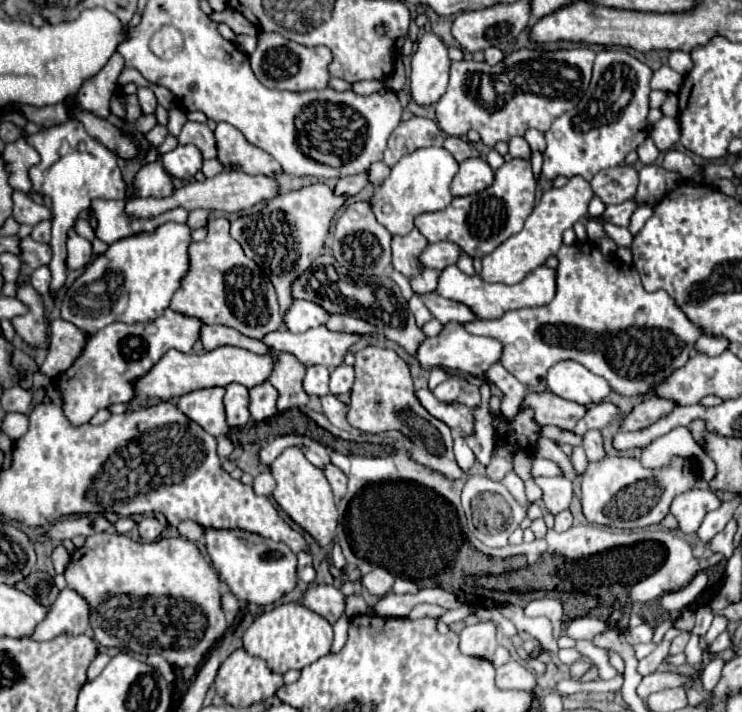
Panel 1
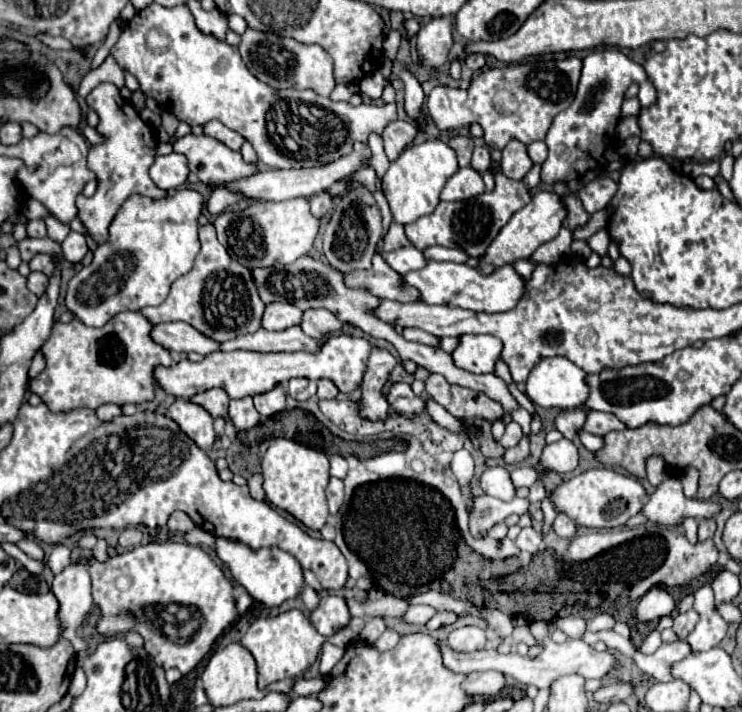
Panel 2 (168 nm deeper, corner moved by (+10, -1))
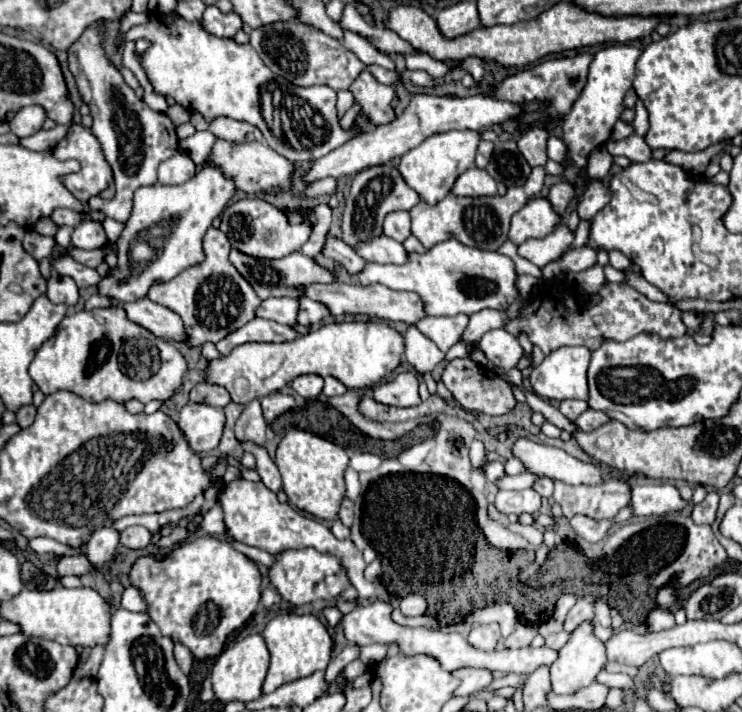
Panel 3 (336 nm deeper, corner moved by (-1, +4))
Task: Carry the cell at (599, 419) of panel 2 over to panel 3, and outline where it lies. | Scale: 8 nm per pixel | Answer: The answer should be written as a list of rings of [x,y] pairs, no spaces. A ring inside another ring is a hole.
[[[586,410],[584,414],[580,414],[580,416],[574,420],[574,424],[576,424],[576,428],[578,428],[578,430],[582,430],[582,432],[592,432],[594,428],[598,428],[598,426],[606,424],[608,420],[610,420],[610,418],[608,418],[604,412]]]

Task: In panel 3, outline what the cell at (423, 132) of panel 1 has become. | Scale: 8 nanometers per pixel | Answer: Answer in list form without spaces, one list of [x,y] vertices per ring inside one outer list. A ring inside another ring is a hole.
[[[362,72],[348,88],[354,102],[360,106],[360,114],[370,124],[388,124],[394,120],[394,110],[390,106],[394,98],[394,88],[380,84],[370,72]]]

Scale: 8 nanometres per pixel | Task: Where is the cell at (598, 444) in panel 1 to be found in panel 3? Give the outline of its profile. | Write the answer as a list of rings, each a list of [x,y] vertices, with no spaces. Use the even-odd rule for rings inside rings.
[[[562,400],[558,410],[568,418],[568,420],[576,420],[584,410],[588,410],[588,404],[584,400]]]

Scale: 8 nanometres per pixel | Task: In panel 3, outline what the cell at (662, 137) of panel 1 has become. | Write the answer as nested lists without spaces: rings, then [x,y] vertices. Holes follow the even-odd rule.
[[[628,136],[620,142],[608,141],[606,149],[613,156],[625,156],[630,162],[648,162],[652,158],[652,150],[644,142],[644,137]]]

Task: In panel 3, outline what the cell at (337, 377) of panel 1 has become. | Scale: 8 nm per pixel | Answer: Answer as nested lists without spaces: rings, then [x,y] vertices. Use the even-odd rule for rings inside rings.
[[[326,376],[324,378],[324,388],[322,388],[322,394],[324,396],[340,396],[340,394],[344,394],[348,388],[340,382],[340,380],[336,380],[336,378],[332,378],[332,376]]]

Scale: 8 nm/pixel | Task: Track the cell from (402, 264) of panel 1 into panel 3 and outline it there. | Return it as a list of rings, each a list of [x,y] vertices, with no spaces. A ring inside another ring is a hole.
[[[390,212],[384,218],[384,234],[404,242],[410,236],[410,212]]]

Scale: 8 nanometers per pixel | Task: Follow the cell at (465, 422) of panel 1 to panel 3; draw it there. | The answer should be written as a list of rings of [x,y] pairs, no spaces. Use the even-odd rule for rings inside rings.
[[[412,372],[398,374],[396,378],[392,378],[388,382],[380,382],[376,386],[372,386],[370,394],[378,404],[398,406],[398,408],[416,406],[422,402],[418,396],[418,378]]]

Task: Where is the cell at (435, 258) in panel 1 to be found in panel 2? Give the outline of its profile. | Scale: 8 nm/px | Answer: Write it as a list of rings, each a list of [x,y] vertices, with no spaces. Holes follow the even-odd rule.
[[[413,245],[397,249],[397,251],[389,251],[389,253],[383,251],[383,257],[397,273],[409,273],[413,269],[423,269],[427,265],[423,251]]]

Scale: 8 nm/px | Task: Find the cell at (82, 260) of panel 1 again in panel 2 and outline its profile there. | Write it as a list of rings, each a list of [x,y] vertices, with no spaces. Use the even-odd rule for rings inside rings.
[[[71,231],[71,233],[67,235],[67,239],[61,243],[61,249],[63,249],[63,259],[65,259],[65,261],[69,261],[69,263],[73,263],[73,265],[79,265],[89,247],[87,247],[85,237],[83,237],[81,233]]]

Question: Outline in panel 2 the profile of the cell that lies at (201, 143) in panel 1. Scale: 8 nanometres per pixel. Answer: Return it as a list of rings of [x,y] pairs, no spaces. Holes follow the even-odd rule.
[[[203,133],[179,137],[173,143],[173,151],[189,159],[189,169],[199,175],[201,183],[227,183],[257,171],[257,167],[245,163],[239,153]]]

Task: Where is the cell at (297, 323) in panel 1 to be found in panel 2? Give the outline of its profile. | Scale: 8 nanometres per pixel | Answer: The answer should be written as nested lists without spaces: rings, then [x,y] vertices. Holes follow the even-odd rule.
[[[277,303],[277,305],[267,305],[265,315],[263,315],[263,329],[267,331],[283,331],[293,325],[301,325],[301,309],[289,303]]]

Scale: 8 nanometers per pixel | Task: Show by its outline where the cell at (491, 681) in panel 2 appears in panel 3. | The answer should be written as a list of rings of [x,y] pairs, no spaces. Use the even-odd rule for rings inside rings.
[[[458,668],[454,676],[460,680],[454,696],[470,696],[492,682],[492,672],[482,668]]]

